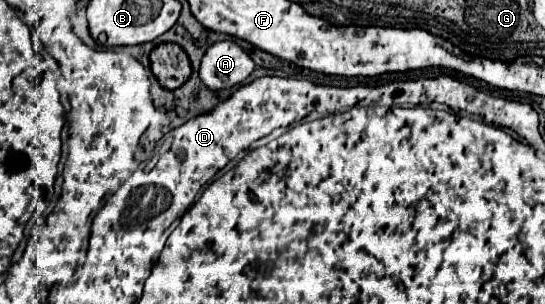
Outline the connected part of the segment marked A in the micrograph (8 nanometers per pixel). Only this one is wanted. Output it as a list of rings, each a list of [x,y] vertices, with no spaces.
[[[217,41],[205,51],[199,77],[209,89],[219,91],[225,87],[241,85],[253,69],[255,63],[243,47],[233,41]]]

